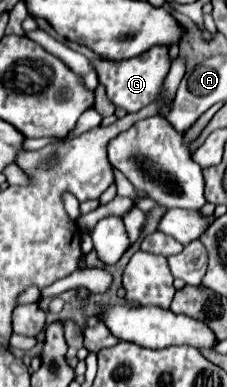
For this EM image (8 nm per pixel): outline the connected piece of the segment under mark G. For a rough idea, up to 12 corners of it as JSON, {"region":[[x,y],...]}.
{"region":[[154,45],[124,63],[94,59],[106,93],[128,113],[158,99],[170,69]]}

